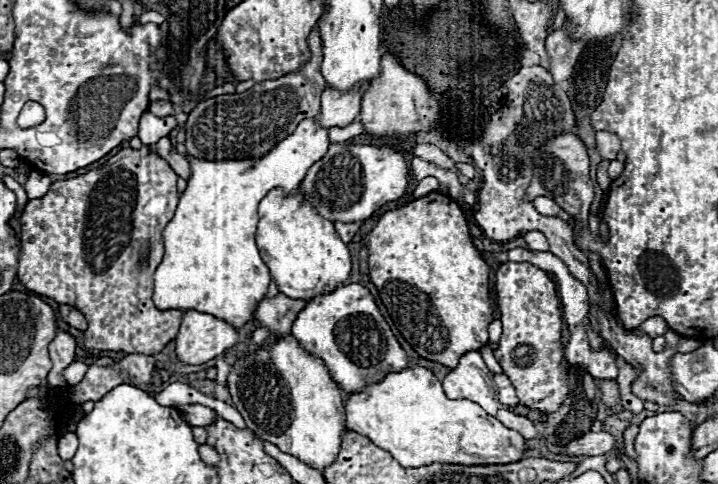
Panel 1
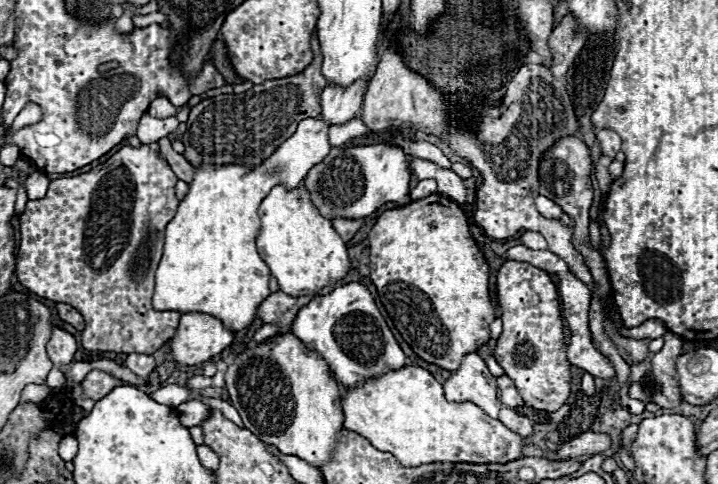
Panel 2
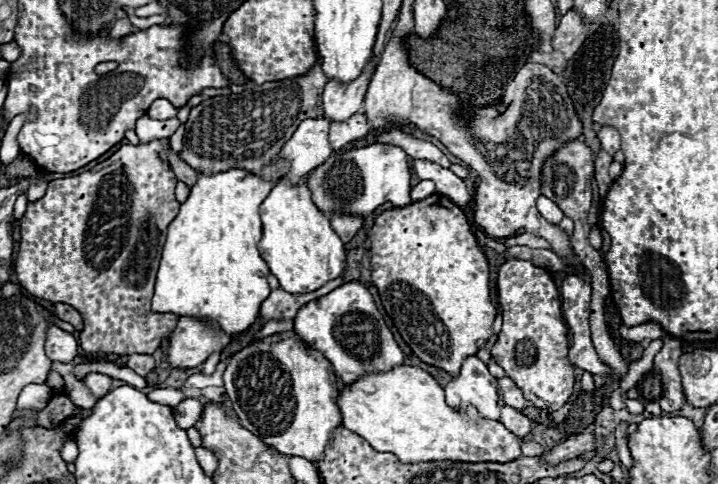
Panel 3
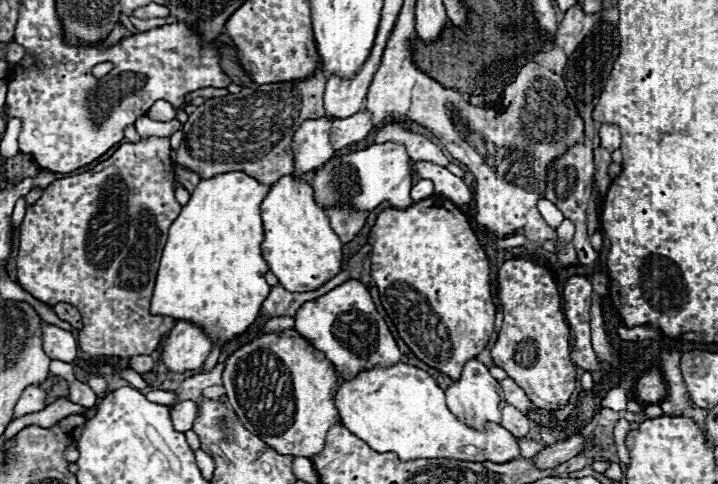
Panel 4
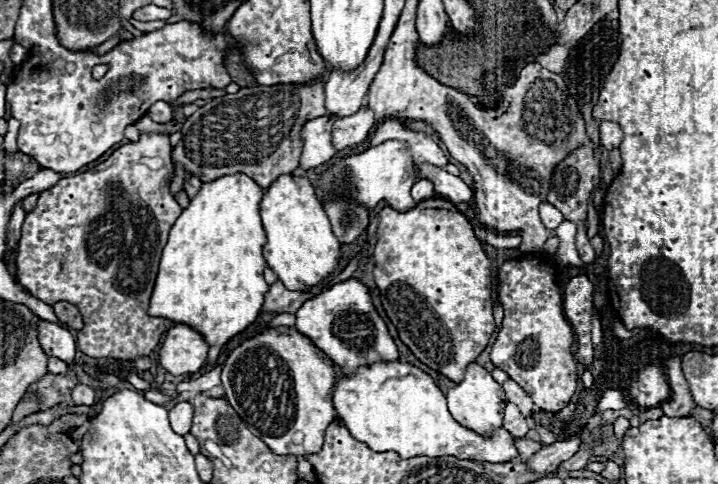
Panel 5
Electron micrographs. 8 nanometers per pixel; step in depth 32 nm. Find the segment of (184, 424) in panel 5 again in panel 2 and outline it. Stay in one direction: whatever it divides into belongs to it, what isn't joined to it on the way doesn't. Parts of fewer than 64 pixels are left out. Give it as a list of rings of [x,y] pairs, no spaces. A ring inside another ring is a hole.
[[[188,400],[188,402],[182,402],[180,406],[176,406],[176,414],[178,414],[180,424],[190,428],[190,426],[198,426],[206,420],[208,406],[200,400]]]

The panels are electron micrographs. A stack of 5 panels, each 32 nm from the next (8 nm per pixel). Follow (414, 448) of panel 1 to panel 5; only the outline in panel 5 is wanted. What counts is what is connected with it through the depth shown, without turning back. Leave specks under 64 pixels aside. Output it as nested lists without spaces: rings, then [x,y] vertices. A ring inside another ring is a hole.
[[[374,362],[370,366],[360,366],[352,374],[338,376],[332,402],[350,434],[368,444],[374,452],[394,450],[402,458],[456,456],[492,464],[510,462],[518,456],[518,450],[504,428],[498,428],[492,438],[484,438],[460,426],[450,416],[446,398],[434,380],[408,362]]]

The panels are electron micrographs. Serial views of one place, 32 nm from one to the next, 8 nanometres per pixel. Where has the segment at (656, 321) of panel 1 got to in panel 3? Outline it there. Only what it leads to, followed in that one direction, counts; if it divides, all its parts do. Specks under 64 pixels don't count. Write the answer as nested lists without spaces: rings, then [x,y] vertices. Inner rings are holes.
[[[646,322],[646,324],[634,326],[634,328],[620,326],[618,332],[620,332],[620,336],[622,336],[624,340],[632,340],[632,342],[656,340],[656,338],[662,338],[662,336],[664,336],[664,330],[660,328],[660,324],[654,324],[654,322]]]

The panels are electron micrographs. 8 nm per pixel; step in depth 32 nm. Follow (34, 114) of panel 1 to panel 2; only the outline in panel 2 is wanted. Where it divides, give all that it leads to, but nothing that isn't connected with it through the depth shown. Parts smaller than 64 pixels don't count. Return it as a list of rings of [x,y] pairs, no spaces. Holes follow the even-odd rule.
[[[28,103],[26,108],[16,118],[14,118],[14,122],[12,122],[12,126],[10,126],[10,132],[14,132],[14,130],[20,130],[20,128],[24,128],[26,124],[34,124],[40,121],[42,118],[42,110],[41,108],[34,103]]]

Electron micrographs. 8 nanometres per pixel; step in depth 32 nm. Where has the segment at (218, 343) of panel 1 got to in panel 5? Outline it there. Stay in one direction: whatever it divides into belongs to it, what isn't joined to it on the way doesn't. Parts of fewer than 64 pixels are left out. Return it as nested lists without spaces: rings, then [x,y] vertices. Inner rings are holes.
[[[176,324],[166,332],[166,338],[160,346],[158,358],[160,366],[172,374],[194,374],[204,366],[208,354],[208,344],[204,338],[186,324]]]

